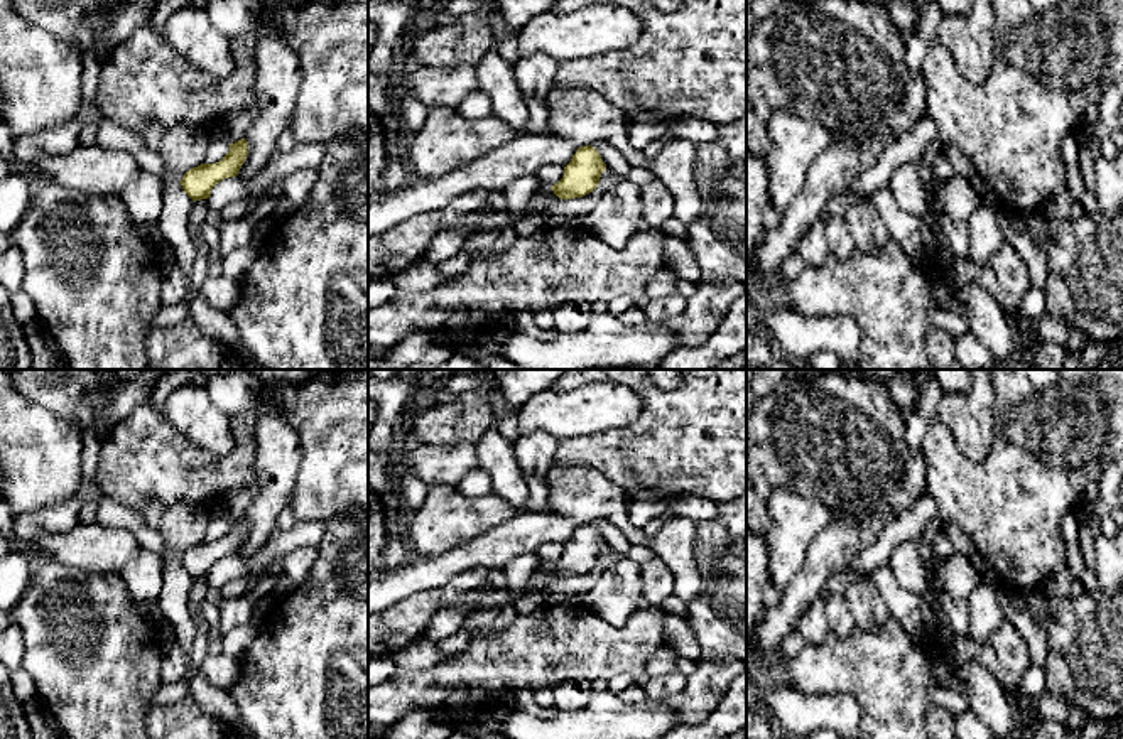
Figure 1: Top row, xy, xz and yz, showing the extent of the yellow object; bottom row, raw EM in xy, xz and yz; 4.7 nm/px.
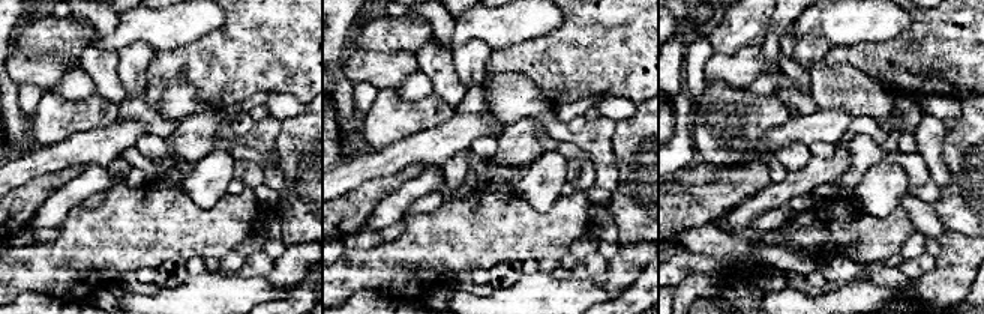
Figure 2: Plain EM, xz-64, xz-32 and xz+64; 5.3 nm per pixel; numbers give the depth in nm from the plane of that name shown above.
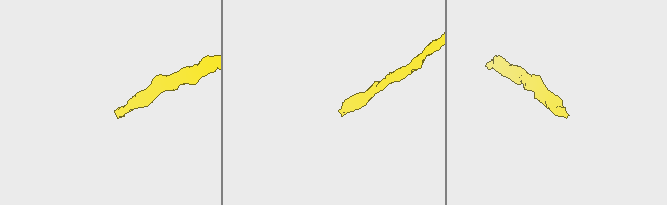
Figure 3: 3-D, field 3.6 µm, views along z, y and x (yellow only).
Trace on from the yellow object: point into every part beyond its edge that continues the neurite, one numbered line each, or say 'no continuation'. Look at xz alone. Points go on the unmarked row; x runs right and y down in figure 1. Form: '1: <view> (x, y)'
1: xz (544, 576)

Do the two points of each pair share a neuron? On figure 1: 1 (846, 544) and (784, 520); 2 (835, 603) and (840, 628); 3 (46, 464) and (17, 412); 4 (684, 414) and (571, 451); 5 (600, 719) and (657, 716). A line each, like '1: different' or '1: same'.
1: different
2: same
3: same
4: same
5: same

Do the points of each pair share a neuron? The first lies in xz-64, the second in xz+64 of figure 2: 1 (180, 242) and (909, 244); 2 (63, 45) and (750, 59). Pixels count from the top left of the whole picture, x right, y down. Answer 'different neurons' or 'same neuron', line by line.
1: different neurons
2: different neurons

